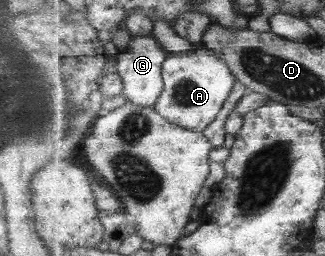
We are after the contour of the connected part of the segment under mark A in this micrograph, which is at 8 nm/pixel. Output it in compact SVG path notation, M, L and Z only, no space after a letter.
M202 44L184 54L170 53L163 66L163 78L165 88L153 108L174 125L198 133L216 121L236 81L228 62Z

